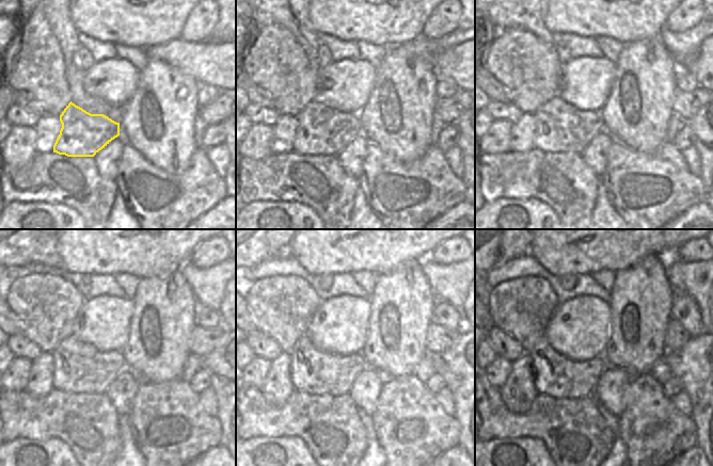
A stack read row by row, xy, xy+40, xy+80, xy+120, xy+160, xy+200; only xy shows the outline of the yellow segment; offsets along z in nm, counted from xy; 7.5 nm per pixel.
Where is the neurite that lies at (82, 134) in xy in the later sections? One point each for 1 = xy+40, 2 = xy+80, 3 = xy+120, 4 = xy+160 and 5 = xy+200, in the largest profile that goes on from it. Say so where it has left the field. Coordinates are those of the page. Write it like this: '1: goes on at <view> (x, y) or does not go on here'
1: goes on at xy+40 (320, 130)
2: goes on at xy+80 (560, 127)
3: goes on at xy+120 (78, 367)
4: goes on at xy+160 (313, 371)
5: goes on at xy+200 (554, 374)

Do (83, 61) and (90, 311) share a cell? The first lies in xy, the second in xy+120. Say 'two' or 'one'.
two

